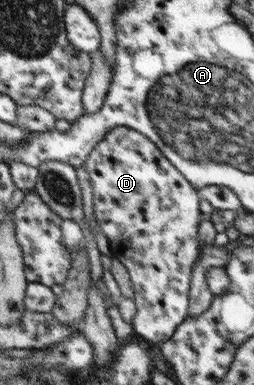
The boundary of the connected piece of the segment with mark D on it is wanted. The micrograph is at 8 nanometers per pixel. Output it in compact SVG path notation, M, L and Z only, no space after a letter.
M127 126L107 131L91 151L84 167L93 185L96 224L110 242L112 257L127 268L131 278L136 305L133 330L153 345L165 342L189 315L190 281L194 264L199 259L197 238L203 220L198 190L173 167L153 141Z

